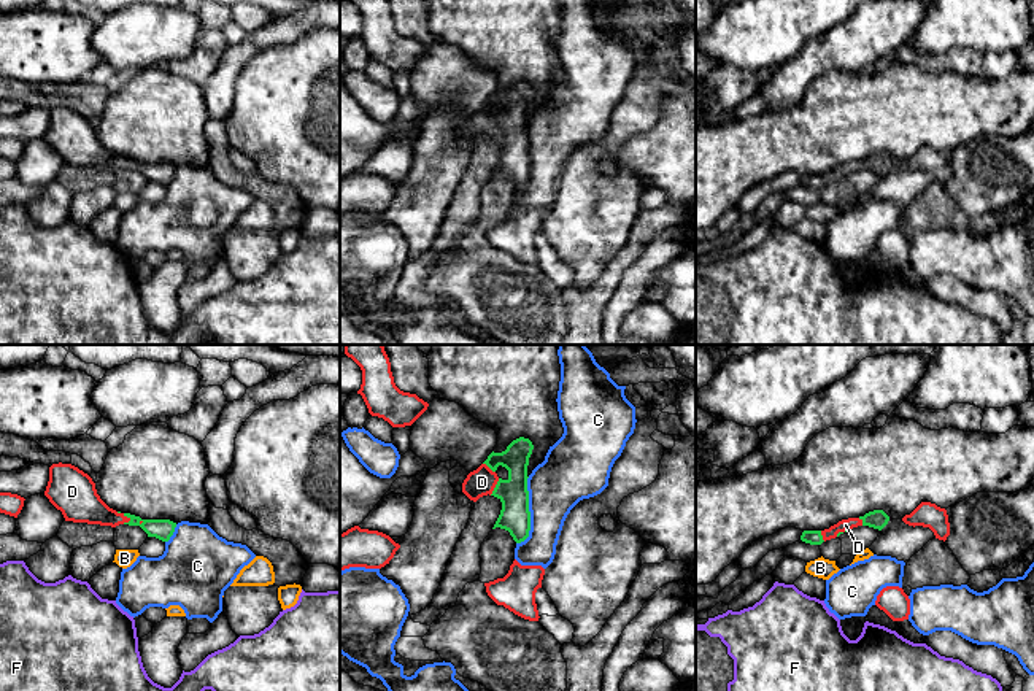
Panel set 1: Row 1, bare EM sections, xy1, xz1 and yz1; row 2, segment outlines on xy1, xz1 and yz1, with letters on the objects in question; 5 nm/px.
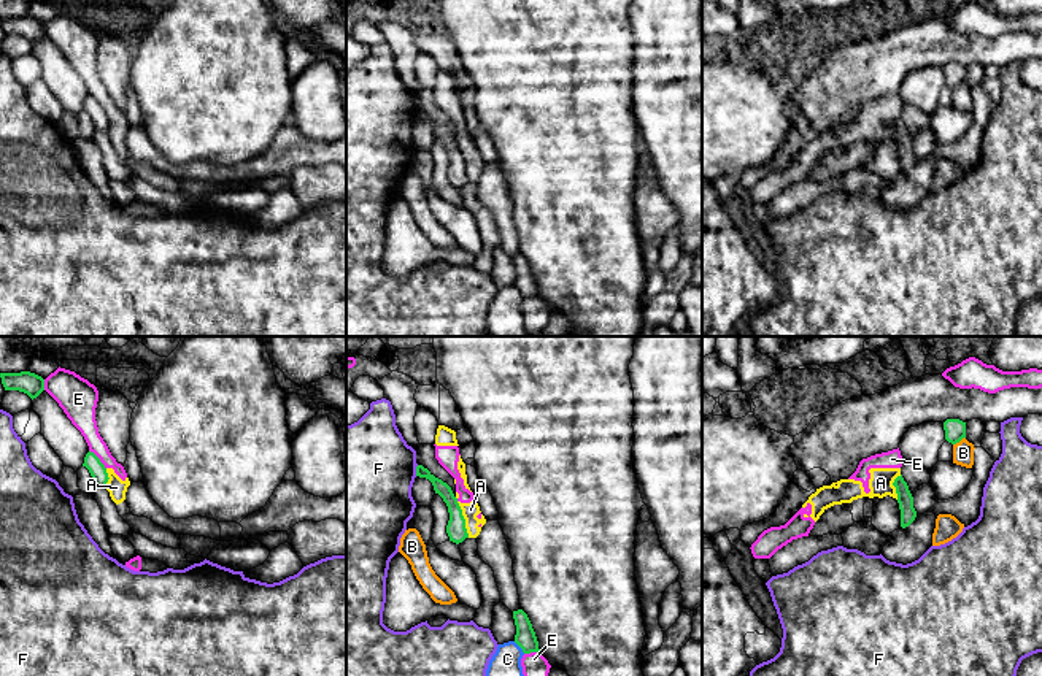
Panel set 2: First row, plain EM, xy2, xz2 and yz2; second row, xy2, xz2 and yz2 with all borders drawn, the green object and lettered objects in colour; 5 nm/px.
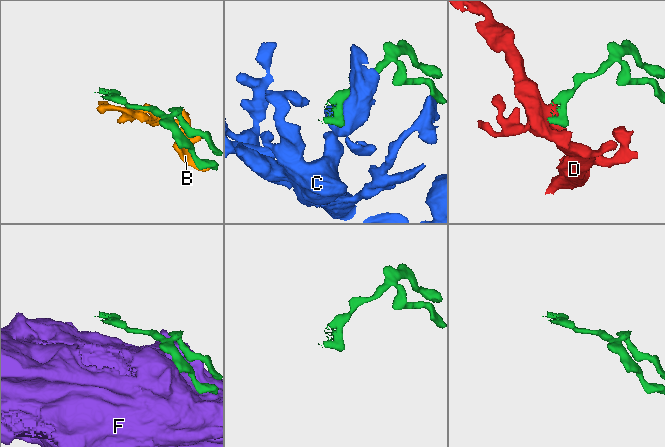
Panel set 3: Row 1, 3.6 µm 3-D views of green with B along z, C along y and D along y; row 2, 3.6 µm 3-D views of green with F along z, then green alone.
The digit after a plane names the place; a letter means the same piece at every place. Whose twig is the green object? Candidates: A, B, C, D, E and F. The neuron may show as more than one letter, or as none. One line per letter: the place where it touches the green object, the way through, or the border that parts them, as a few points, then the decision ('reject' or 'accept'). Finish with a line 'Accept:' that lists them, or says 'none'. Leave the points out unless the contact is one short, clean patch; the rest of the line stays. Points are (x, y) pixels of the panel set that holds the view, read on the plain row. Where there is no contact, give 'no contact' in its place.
A: xz2 (464, 164) | along xz2 (456, 146), (469, 181) | reject
B: yz2 (958, 86) | reject
C: xz1 (529, 156) | reject
D: xy1 (127, 161) | across xy1 (162, 173), (140, 169), (127, 161), (105, 161), (80, 148) | accept
E: xy2 (99, 103) | reject
F: xz2 (416, 115) | reject
Accept: D

